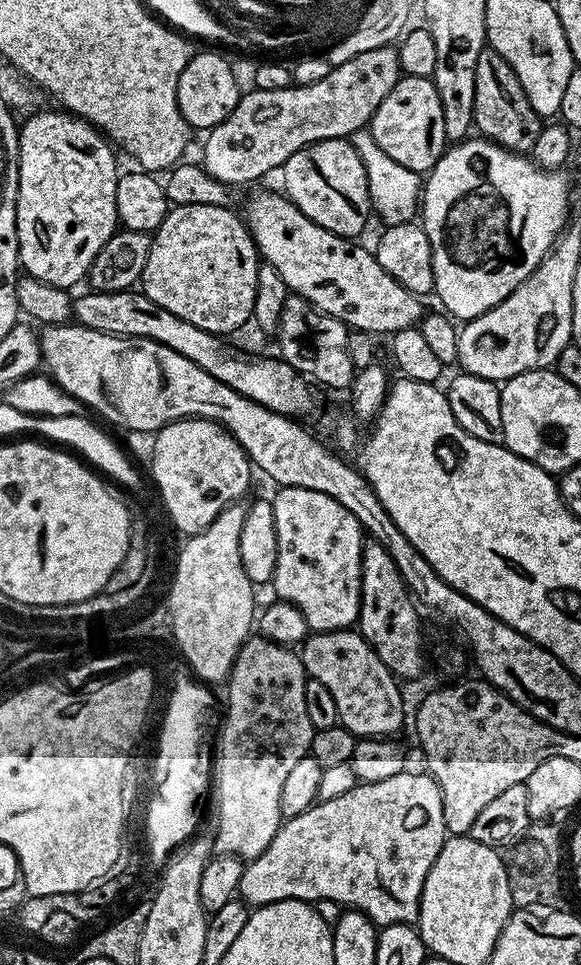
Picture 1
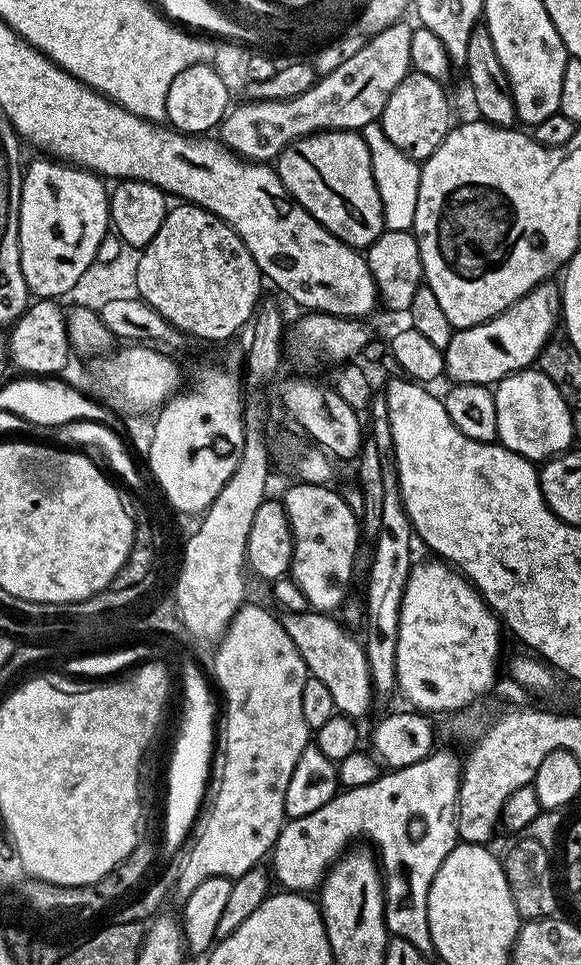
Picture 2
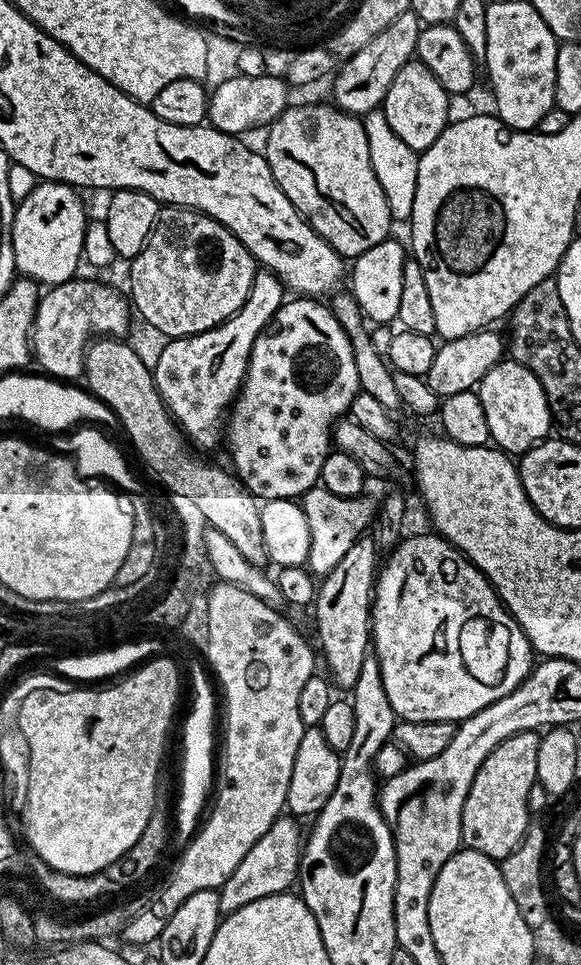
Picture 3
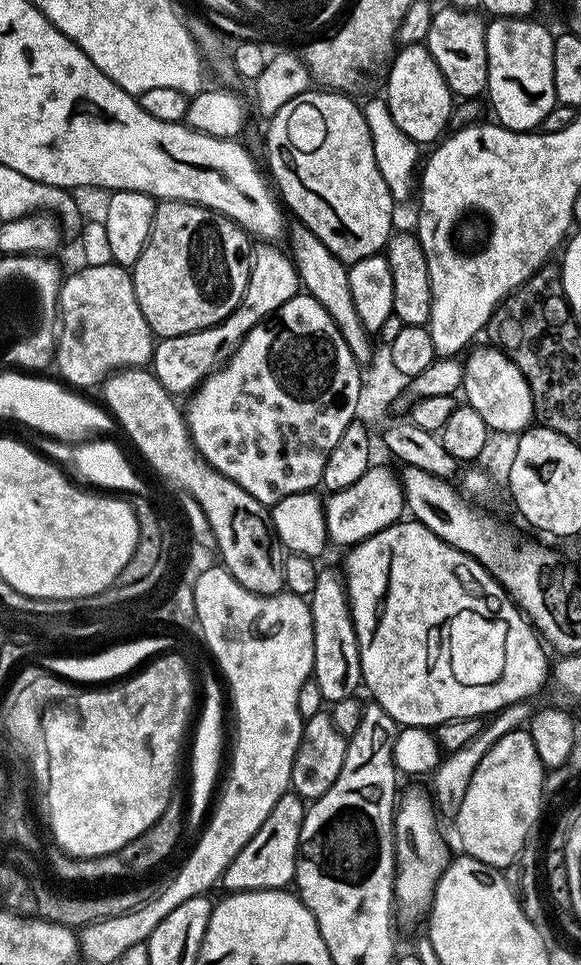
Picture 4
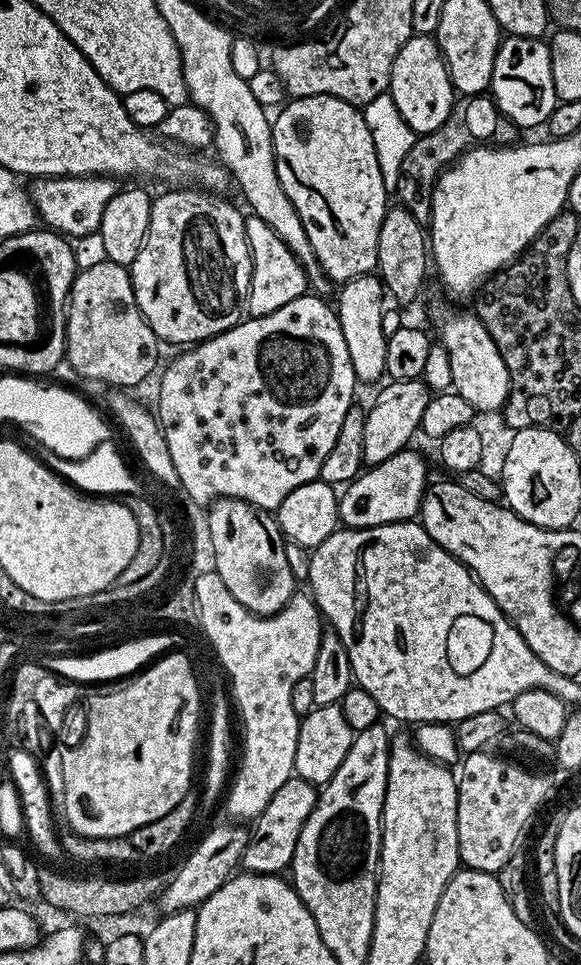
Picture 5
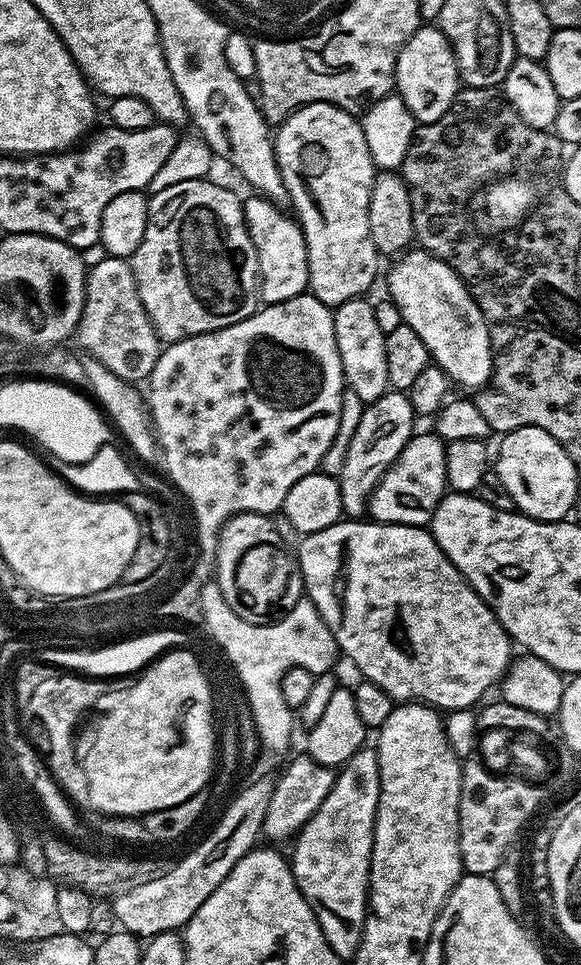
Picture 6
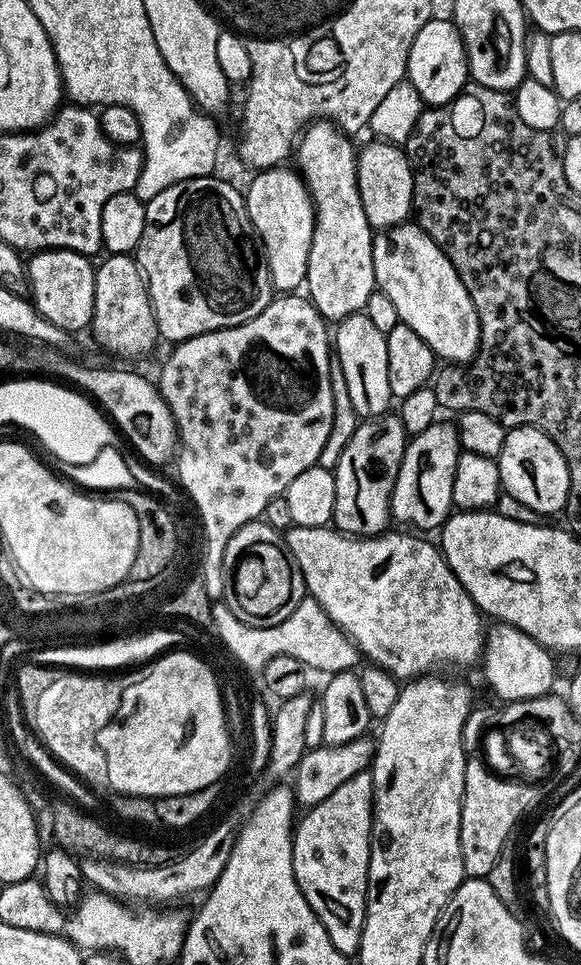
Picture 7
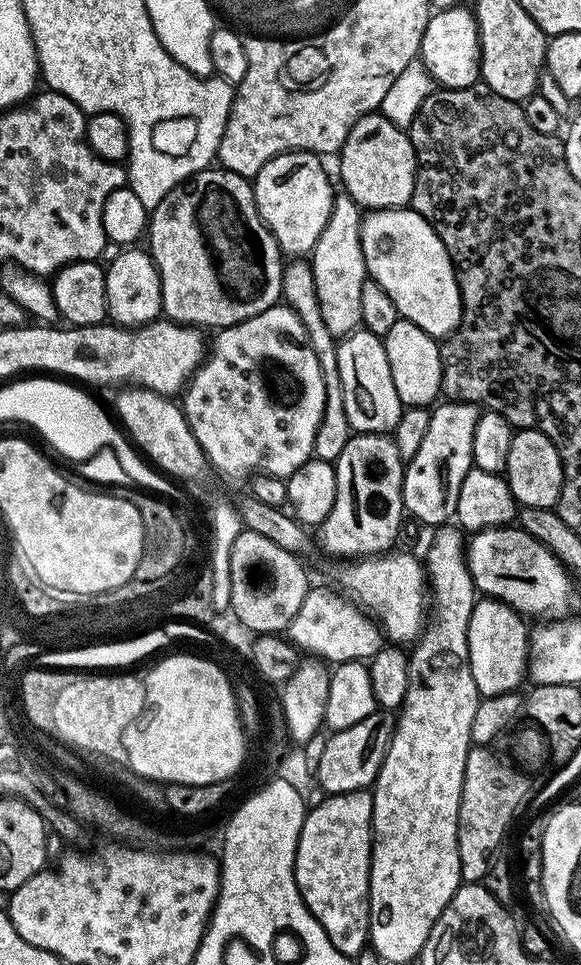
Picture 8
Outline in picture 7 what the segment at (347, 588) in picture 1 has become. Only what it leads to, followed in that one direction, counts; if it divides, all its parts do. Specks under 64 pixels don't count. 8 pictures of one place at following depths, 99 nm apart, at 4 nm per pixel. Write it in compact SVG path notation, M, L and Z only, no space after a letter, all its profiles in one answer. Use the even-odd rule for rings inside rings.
M452 422L431 424L426 426L426 430L422 430L422 434L409 439L392 491L391 519L395 523L397 520L398 523L404 524L400 526L407 526L412 530L436 530L443 525L454 511L454 470L458 466L461 451L456 426Z

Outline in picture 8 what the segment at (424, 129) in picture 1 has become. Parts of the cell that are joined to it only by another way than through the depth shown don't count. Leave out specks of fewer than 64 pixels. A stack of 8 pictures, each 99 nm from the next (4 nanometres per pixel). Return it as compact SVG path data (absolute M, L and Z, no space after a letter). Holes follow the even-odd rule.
M471 7L441 8L433 11L426 22L426 34L422 34L419 63L430 73L441 89L465 88L480 80L480 39L476 25L476 13Z

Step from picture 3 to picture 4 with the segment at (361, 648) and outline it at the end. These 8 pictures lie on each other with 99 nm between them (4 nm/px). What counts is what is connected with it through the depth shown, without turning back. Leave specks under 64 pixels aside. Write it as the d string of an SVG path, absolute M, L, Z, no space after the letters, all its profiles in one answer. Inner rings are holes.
M321 567L317 571L314 590L307 597L310 614L314 622L314 666L311 679L318 682L322 698L329 705L342 698L356 696L362 688L360 679L360 655L358 638L352 621L352 611L348 605L348 591L344 588L344 577L339 571Z

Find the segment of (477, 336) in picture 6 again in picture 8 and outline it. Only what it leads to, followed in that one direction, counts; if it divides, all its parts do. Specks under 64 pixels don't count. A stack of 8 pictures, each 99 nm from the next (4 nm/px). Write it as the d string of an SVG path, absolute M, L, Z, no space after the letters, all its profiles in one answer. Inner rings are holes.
M410 206L373 208L363 213L360 241L369 277L393 299L399 315L414 326L422 326L426 334L451 336L460 325L462 298L452 259L434 226Z

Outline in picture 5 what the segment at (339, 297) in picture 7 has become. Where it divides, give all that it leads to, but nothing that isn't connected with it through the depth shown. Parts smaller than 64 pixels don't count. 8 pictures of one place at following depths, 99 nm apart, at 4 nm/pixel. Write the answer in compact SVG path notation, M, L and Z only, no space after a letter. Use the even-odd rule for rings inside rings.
M297 96L276 113L272 145L278 182L298 210L318 262L333 282L369 275L376 267L378 230L390 207L390 189L382 182L374 138L370 138L363 111L342 98Z

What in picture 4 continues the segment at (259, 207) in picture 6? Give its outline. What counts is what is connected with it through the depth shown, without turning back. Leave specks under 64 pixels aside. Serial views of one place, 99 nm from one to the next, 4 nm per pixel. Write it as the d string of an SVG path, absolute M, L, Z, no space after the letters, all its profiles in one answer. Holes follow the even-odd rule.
M260 242L252 248L250 258L250 274L246 294L240 305L220 324L213 328L203 328L190 334L166 336L155 341L150 371L162 382L162 386L170 393L191 394L211 372L216 372L232 357L234 350L263 320L273 316L290 298L301 291L300 276L296 272L296 264L287 251L284 252L272 242Z

